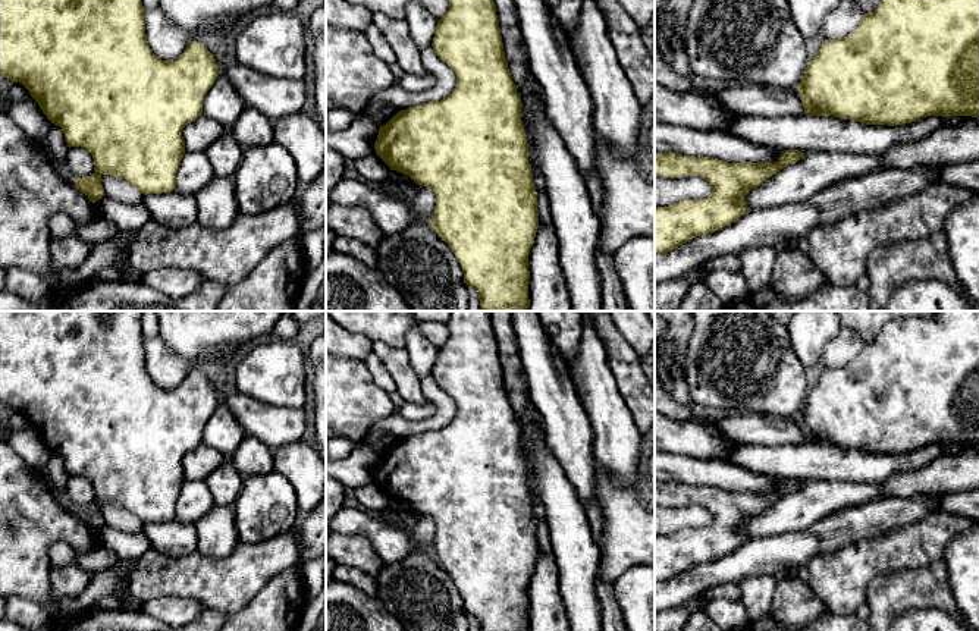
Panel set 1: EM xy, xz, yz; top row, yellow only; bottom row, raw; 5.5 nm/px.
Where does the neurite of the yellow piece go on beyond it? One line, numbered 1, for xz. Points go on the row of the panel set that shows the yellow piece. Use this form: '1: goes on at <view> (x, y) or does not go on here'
1: does not go on here

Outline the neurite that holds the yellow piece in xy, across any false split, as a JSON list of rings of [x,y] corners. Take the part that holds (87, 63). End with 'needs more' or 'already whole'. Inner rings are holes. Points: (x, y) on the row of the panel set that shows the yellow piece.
[[[0,0],[0,75],[22,84],[47,119],[60,126],[68,147],[84,147],[94,158],[94,172],[120,176],[144,195],[176,189],[176,173],[185,154],[183,128],[203,114],[204,98],[219,76],[213,54],[197,41],[189,41],[175,60],[159,59],[148,45],[141,0]]] | already whole

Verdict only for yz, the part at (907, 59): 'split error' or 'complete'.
complete

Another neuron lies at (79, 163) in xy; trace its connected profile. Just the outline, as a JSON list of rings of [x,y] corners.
[[[70,147],[63,170],[72,178],[91,176],[94,173],[94,158],[84,147]]]

